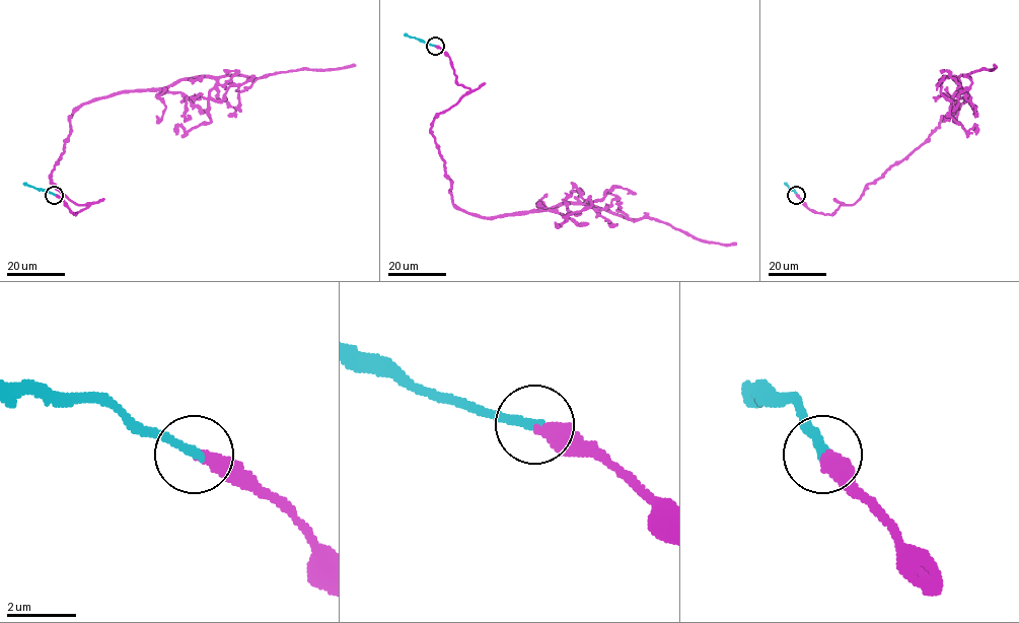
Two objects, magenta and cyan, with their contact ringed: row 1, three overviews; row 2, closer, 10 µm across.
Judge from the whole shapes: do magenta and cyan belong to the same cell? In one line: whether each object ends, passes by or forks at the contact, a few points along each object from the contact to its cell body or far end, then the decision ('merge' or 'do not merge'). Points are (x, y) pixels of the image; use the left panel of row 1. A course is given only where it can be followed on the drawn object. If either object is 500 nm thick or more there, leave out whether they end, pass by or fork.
magenta ends; cyan ends; course magenta (55, 195), (75, 214), (89, 206), (76, 204), (50, 178), (71, 116), (82, 106), (182, 80), (355, 65); course cyan (55, 194), (23, 184); merge

